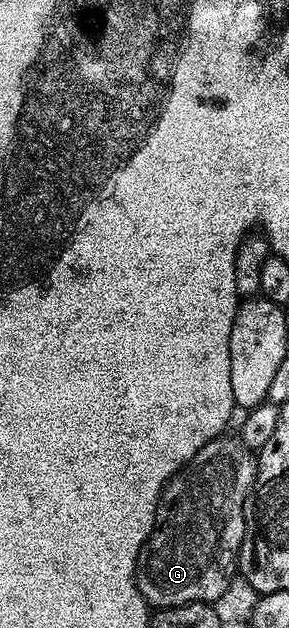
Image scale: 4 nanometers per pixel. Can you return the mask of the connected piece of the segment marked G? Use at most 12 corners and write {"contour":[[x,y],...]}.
{"contour":[[203,445],[136,566],[149,606],[216,602],[246,545],[258,457]]}

